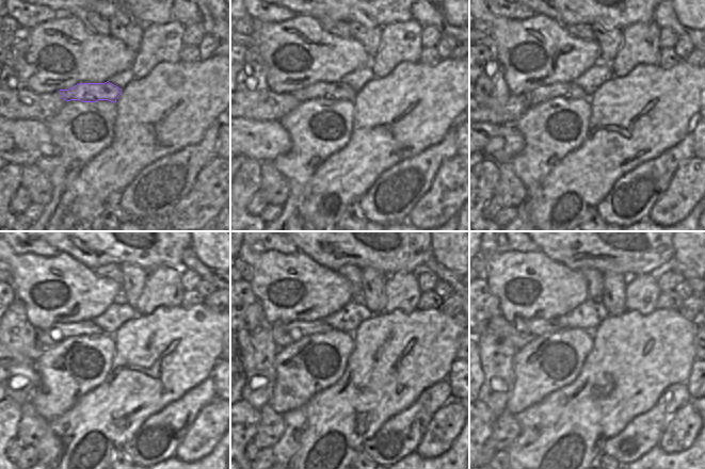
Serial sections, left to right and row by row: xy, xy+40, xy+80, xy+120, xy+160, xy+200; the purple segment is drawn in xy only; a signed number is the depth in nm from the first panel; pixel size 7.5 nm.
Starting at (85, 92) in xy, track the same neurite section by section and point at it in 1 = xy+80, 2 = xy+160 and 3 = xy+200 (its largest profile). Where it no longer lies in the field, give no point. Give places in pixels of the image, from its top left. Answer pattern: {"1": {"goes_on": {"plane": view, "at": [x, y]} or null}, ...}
{"1": {"goes_on": {"plane": "xy+80", "at": [569, 91]}}, "2": {"goes_on": {"plane": "xy+160", "at": [284, 335]}}, "3": {"goes_on": {"plane": "xy+200", "at": [523, 332]}}}

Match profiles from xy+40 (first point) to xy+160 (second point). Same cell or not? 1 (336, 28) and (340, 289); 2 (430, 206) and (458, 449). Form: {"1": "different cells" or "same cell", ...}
{"1": "different cells", "2": "different cells"}

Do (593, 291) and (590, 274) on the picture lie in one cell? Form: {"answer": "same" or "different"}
{"answer": "same"}

